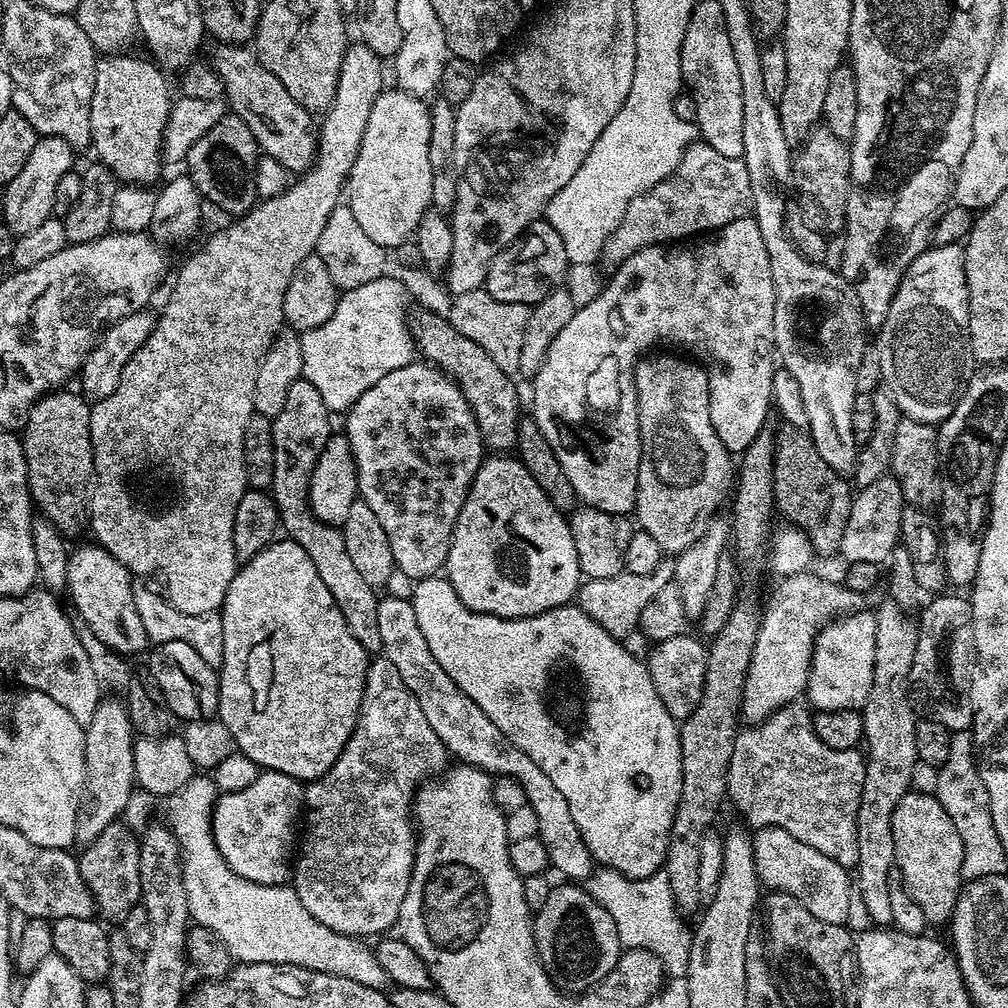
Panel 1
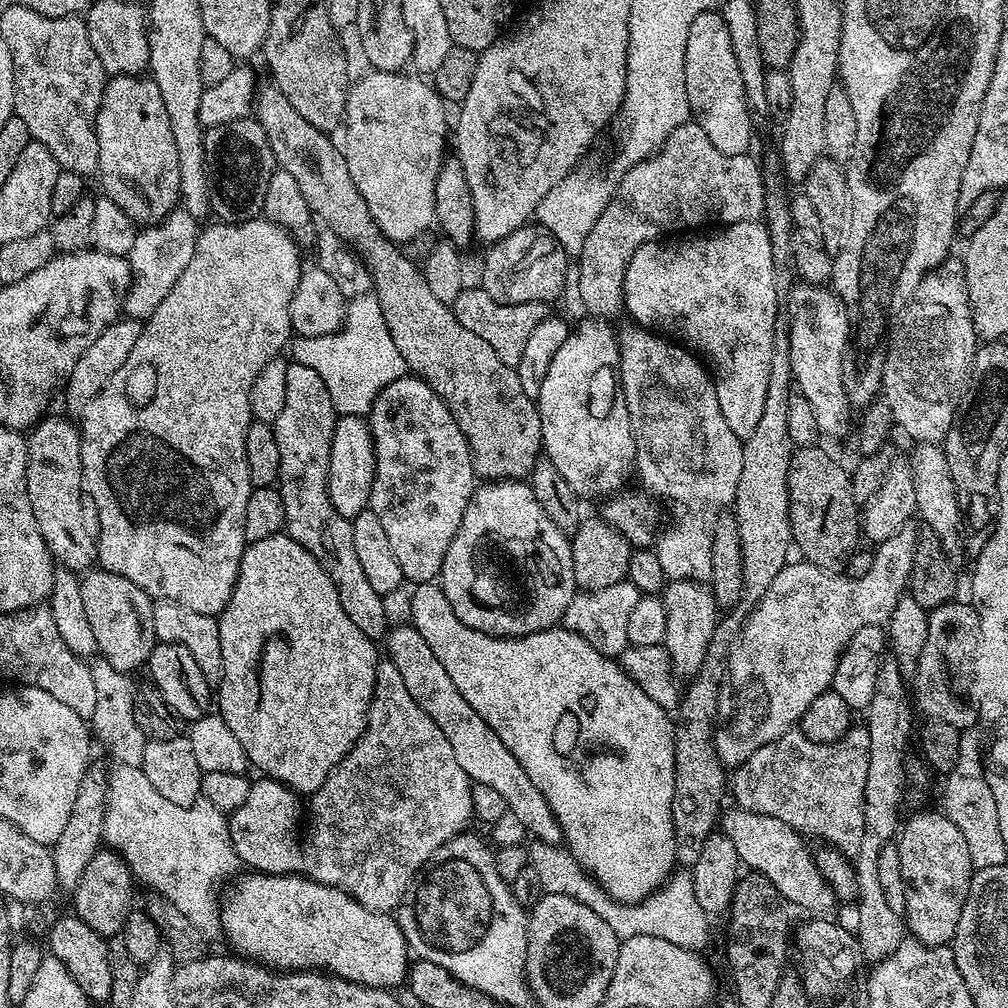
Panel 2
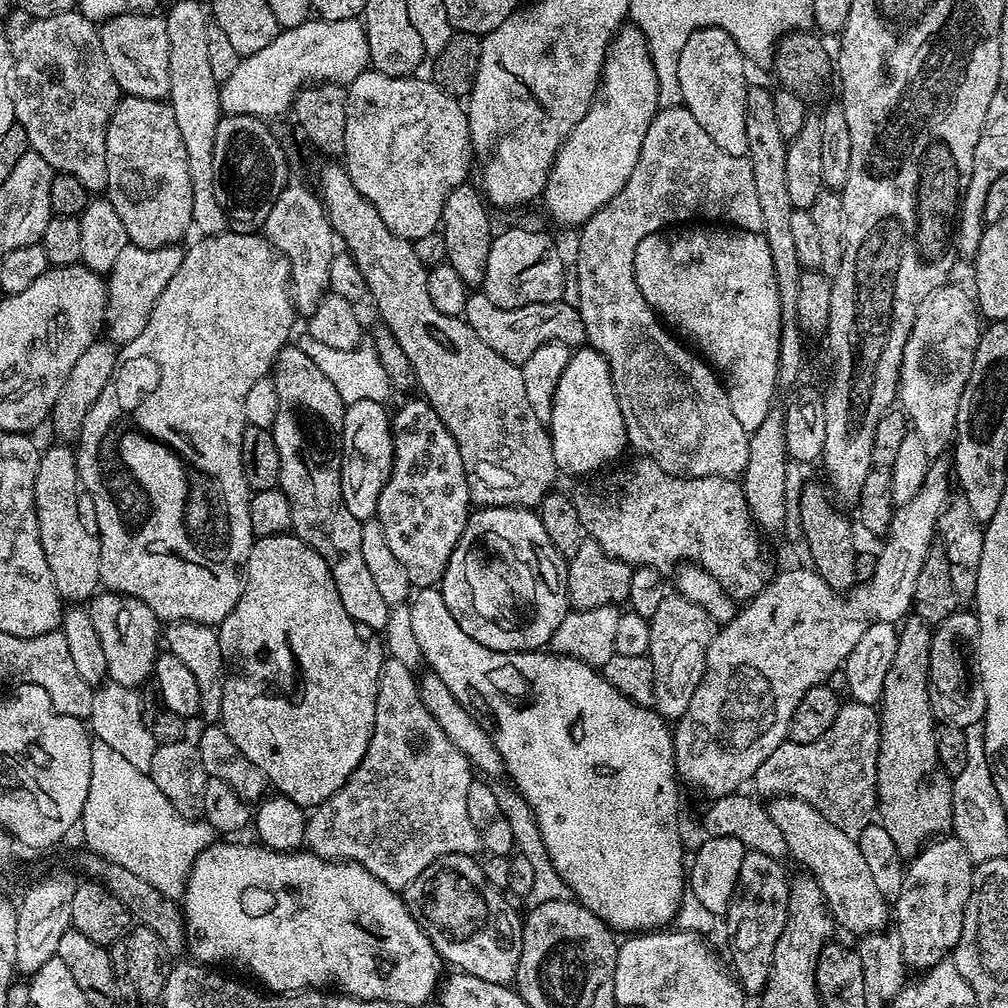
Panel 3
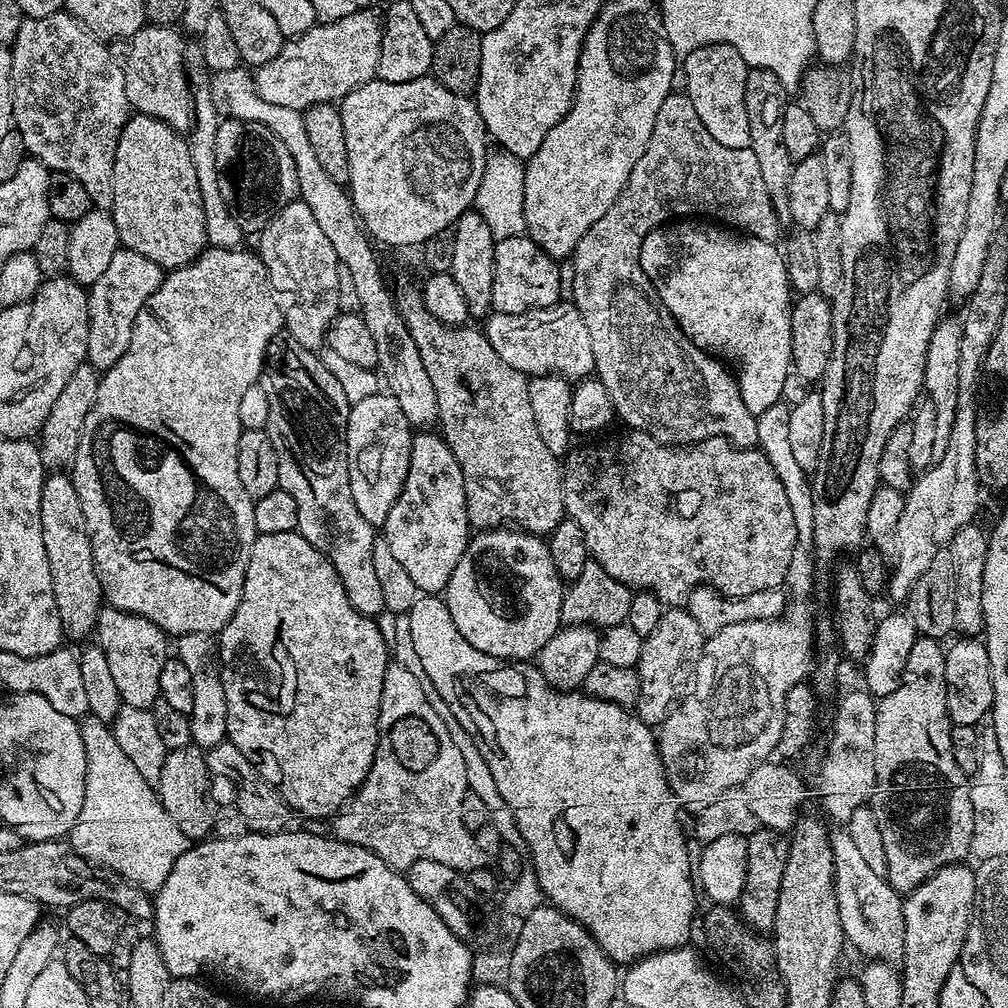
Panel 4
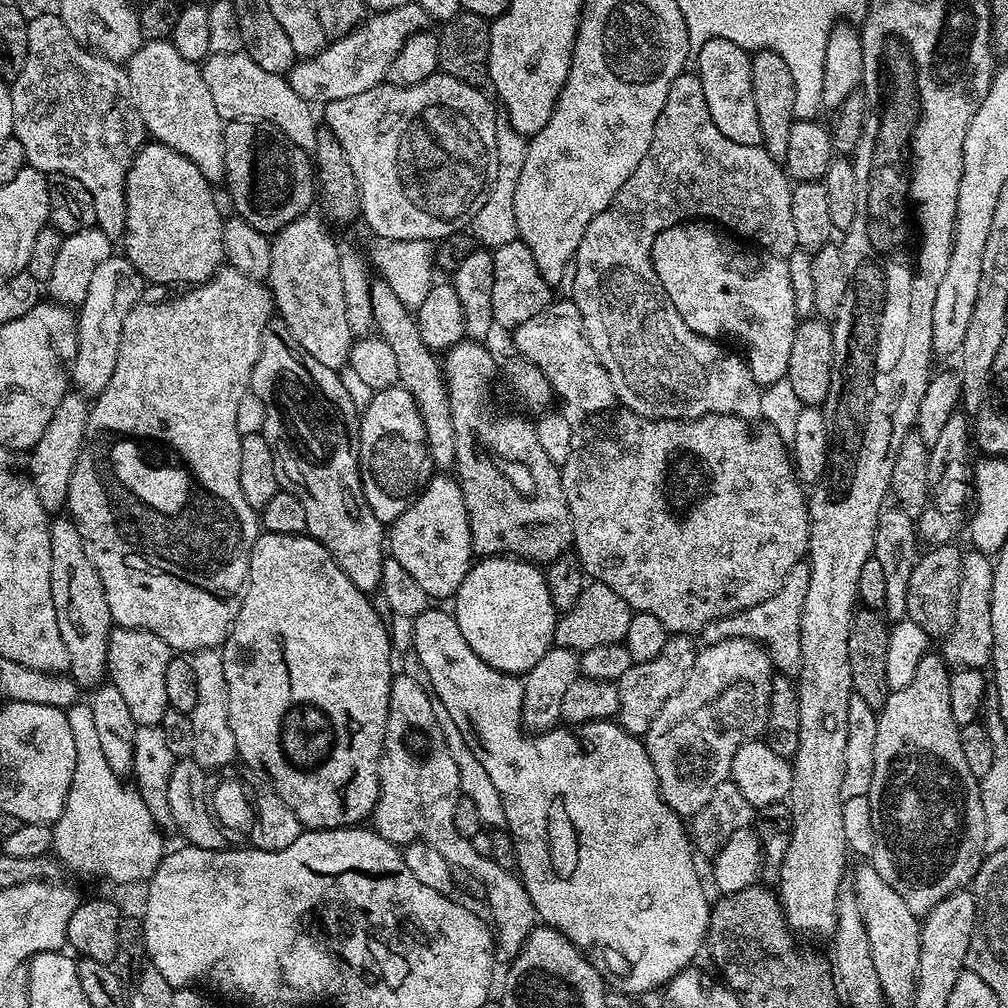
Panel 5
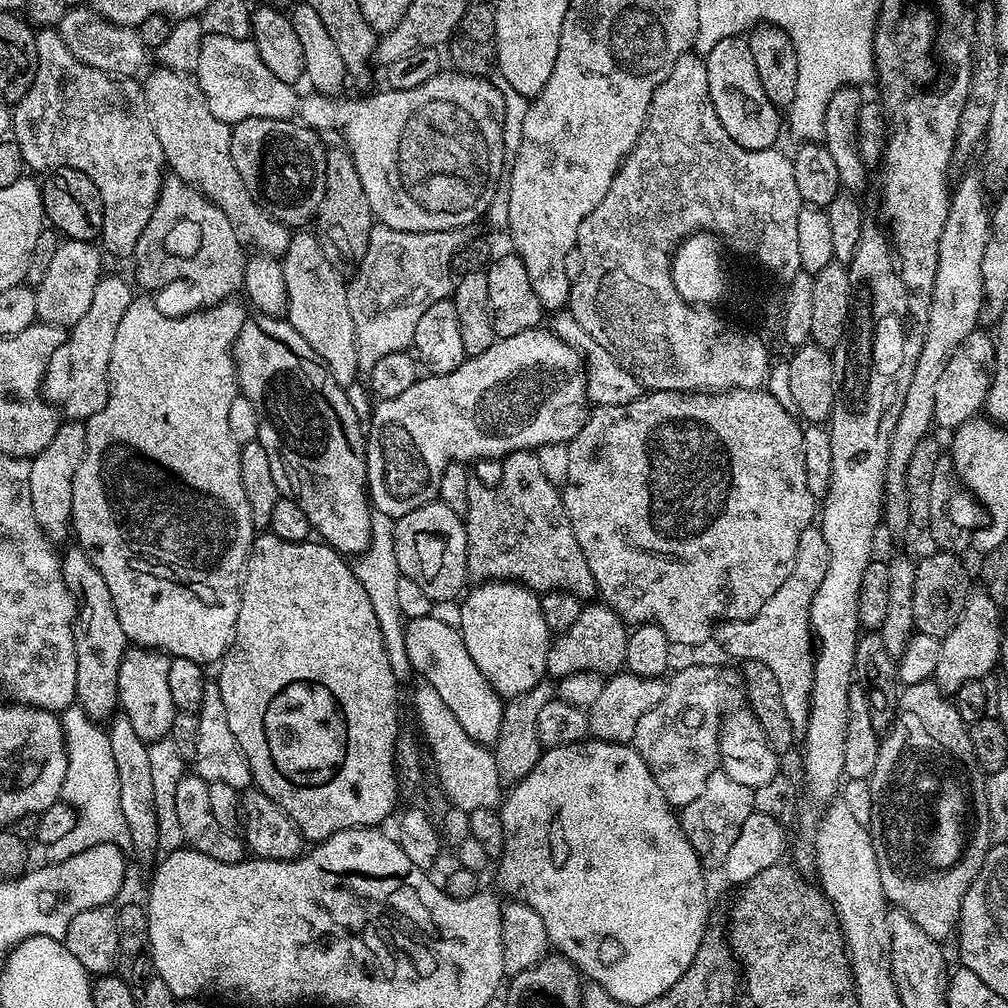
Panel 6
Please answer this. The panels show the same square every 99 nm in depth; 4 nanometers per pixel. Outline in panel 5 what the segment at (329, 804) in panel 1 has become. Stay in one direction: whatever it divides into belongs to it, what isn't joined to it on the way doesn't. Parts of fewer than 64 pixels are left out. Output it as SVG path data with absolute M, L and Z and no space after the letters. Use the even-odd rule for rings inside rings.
M393 675L384 749L380 755L380 793L370 817L371 827L397 846L417 842L434 846L453 869L461 868L462 873L484 882L497 953L511 962L538 927L534 902L530 902L530 894L526 894L526 886L516 872L502 870L491 856L478 854L471 839L454 830L454 806L461 795L458 766L448 748L447 735L438 726L438 718L434 718L430 696L414 678Z

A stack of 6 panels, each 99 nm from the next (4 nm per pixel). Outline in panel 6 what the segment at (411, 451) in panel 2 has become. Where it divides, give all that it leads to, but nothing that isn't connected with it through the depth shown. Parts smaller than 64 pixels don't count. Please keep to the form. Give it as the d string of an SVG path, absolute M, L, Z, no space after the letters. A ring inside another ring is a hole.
M437 498L399 517L395 525L394 558L398 558L401 576L415 582L433 602L452 600L465 591L464 580L469 579L468 547L461 513L450 510Z

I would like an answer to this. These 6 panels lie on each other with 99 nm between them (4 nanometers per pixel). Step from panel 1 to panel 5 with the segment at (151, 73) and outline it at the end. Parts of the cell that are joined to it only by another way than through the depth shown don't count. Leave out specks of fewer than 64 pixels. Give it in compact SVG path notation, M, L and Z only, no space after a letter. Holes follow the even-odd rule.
M146 142L136 152L135 159L132 160L131 169L126 178L126 186L124 193L126 194L126 226L122 237L123 255L128 257L128 260L136 269L138 274L142 274L145 281L149 285L152 284L184 284L180 286L195 286L198 284L206 284L210 277L216 275L221 268L225 267L224 259L224 221L225 217L220 216L220 208L216 205L216 196L214 193L214 185L208 181L202 174L202 170L198 170L198 166L194 166L194 162L190 162L190 158L186 158L182 154L178 154L178 150L170 150L170 146L165 144L157 144L155 142Z

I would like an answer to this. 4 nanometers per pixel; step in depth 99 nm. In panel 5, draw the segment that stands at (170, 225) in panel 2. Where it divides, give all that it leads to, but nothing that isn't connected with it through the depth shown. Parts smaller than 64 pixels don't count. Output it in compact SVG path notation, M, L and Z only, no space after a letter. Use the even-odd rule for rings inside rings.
M123 254L108 256L106 262L94 270L90 290L86 290L86 298L78 306L78 346L70 360L70 380L75 391L95 398L102 390L106 390L106 382L110 382L114 366L118 366L118 346L122 346L122 326L126 322L126 314L130 314L135 304L141 303L143 296L140 295L144 288L144 276L138 274L136 267Z

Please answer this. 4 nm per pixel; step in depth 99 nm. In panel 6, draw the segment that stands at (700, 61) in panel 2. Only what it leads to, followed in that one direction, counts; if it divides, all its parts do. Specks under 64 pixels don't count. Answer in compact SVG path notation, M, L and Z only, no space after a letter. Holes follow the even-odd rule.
M743 35L722 38L706 53L706 78L710 82L710 98L714 102L714 110L718 110L718 122L726 126L726 134L730 134L738 146L746 150L762 150L777 143L776 135L780 128L782 132L782 112L770 102L770 98L766 98L766 90L762 90L762 82L758 78L758 66L754 66L754 54L750 54L750 46Z

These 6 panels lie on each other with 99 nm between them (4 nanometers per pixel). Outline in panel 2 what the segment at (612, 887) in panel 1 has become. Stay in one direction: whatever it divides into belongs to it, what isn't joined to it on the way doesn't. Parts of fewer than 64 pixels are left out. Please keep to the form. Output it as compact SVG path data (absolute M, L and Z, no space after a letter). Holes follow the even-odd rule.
M541 842L533 845L530 848L530 866L539 875L544 893L562 894L565 898L574 898L574 902L582 902L582 906L594 910L594 914L598 914L598 918L602 918L602 922L606 922L606 926L610 926L610 930L614 930L621 941L635 936L653 936L666 938L666 942L674 942L674 946L703 949L703 944L708 940L710 913L698 906L691 871L673 871L657 892L650 893L636 904L623 904L584 871L584 867L573 858L567 847Z

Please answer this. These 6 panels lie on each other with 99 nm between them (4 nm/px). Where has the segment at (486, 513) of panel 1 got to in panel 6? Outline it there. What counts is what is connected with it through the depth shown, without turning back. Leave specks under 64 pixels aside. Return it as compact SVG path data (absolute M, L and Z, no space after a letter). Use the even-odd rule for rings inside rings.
M484 582L477 588L480 588L477 592L467 593L468 601L461 606L458 619L458 627L470 650L470 658L474 658L478 670L484 672L490 686L501 698L526 694L526 690L542 683L542 674L548 670L550 633L546 618L540 616L539 599L534 598L533 593L526 590L524 585L511 582Z

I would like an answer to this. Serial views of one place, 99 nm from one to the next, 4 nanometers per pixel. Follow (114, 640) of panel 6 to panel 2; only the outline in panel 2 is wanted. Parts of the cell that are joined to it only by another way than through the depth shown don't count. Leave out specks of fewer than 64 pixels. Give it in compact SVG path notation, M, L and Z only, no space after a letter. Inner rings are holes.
M45 415L27 433L26 490L30 494L30 510L34 510L34 522L38 522L38 530L46 542L53 561L57 565L70 569L71 572L83 574L97 563L98 546L96 541L100 539L100 523L94 502L84 490L80 429L71 419L65 418L63 415L61 415L62 417L52 415Z

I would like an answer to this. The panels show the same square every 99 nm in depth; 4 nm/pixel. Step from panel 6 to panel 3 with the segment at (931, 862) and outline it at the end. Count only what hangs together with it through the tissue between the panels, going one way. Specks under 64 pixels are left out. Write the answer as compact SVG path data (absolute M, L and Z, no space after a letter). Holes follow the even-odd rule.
M915 614L899 625L898 650L894 650L894 662L886 673L884 698L878 705L878 823L890 834L903 858L915 856L925 844L945 835L952 826L953 777L940 764L936 745L938 721L932 714L928 689L933 631L933 625Z

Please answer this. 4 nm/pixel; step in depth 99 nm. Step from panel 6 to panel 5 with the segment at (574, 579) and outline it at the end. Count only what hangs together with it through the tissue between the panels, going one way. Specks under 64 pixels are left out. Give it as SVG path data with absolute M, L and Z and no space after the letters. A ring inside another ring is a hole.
M467 338L460 341L450 349L447 349L442 356L442 367L444 379L448 386L448 401L450 402L450 418L454 422L454 454L456 463L454 465L455 479L460 481L462 498L466 506L466 514L470 522L470 538L472 539L472 550L480 558L496 558L503 554L508 558L519 558L530 560L533 565L547 566L552 561L565 555L573 547L572 539L572 515L566 502L566 494L562 490L562 478L560 469L554 462L550 462L550 454L546 454L545 448L538 443L535 423L530 419L523 420L520 416L500 416L498 409L492 405L492 383L496 380L496 360L492 357L492 352L483 343L469 340Z

